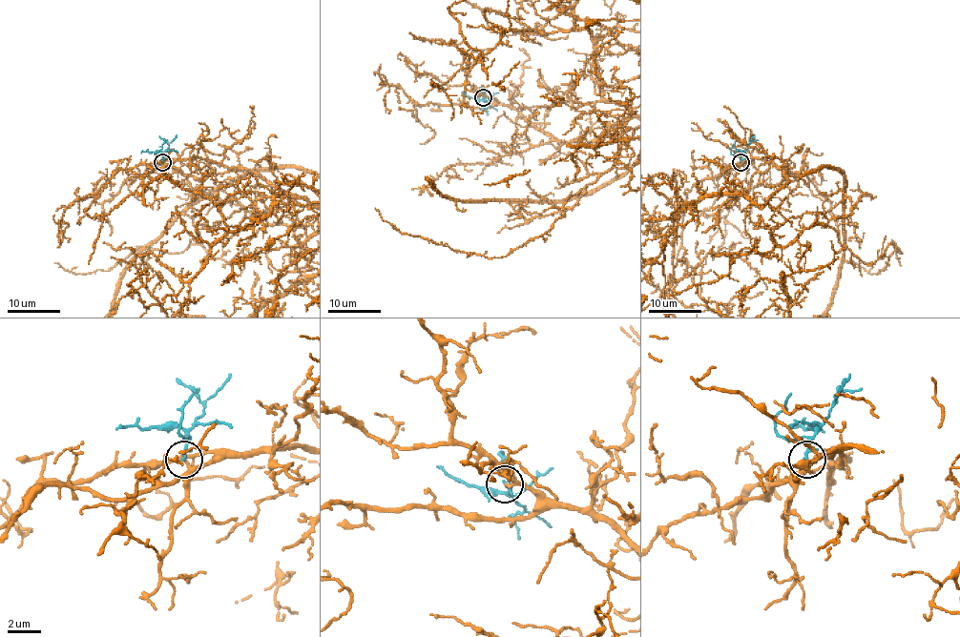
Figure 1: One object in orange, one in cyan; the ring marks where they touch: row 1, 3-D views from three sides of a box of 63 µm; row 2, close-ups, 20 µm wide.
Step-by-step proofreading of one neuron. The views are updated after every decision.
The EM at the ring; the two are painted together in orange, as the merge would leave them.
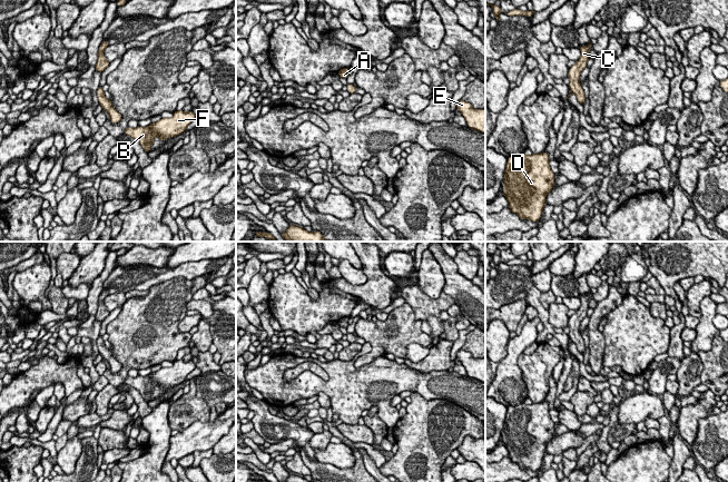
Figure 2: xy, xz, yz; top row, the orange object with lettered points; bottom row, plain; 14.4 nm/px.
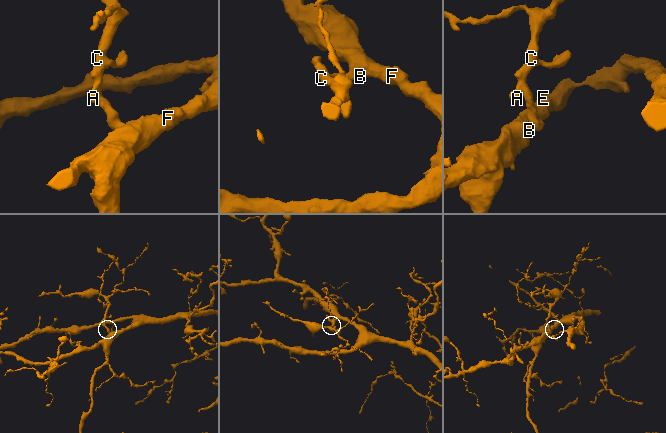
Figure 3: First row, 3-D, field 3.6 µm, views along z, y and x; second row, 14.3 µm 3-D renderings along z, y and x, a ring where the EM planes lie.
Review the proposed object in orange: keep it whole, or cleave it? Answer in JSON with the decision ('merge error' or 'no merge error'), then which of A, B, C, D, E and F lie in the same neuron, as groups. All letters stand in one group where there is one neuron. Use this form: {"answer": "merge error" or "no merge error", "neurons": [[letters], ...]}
{"answer": "no merge error", "neurons": [["A", "B", "C", "D", "E", "F"]]}

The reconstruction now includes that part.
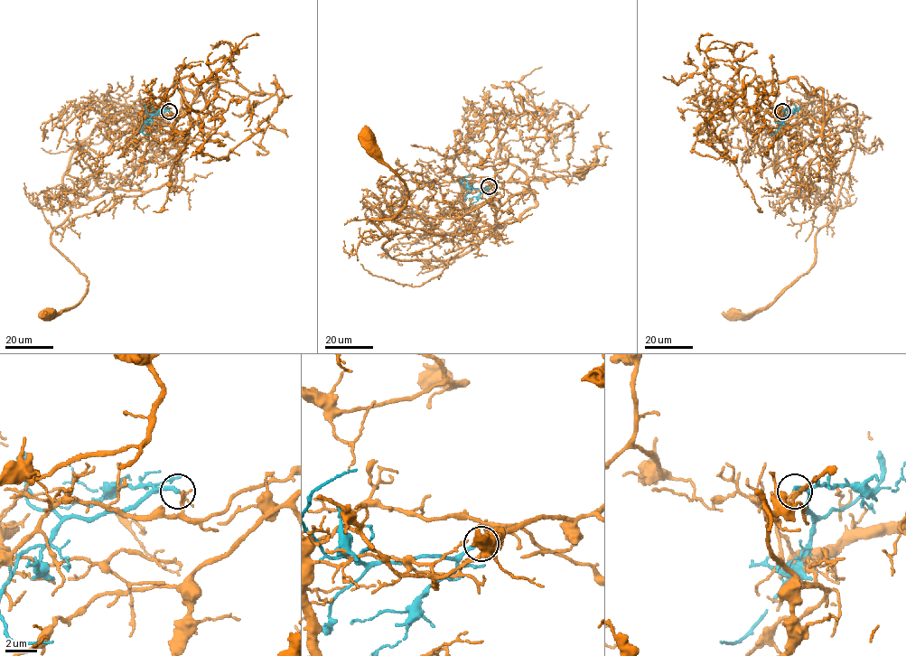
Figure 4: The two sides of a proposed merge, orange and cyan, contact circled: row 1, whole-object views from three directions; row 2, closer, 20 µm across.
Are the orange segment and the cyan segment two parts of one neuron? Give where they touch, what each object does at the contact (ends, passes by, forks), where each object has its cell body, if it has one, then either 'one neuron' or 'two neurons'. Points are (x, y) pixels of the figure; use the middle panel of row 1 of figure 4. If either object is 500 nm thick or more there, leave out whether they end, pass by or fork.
(489, 186) | orange ends | cyan ends | orange (367, 135) | cyan none | two neurons

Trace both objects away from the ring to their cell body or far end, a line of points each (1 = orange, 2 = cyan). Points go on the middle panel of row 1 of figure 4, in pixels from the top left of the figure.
1: (489, 186), (462, 187), (494, 229), (472, 248), (394, 258), (370, 219), (407, 189), (368, 135)
2: (489, 186), (466, 189), (462, 181), (470, 174)

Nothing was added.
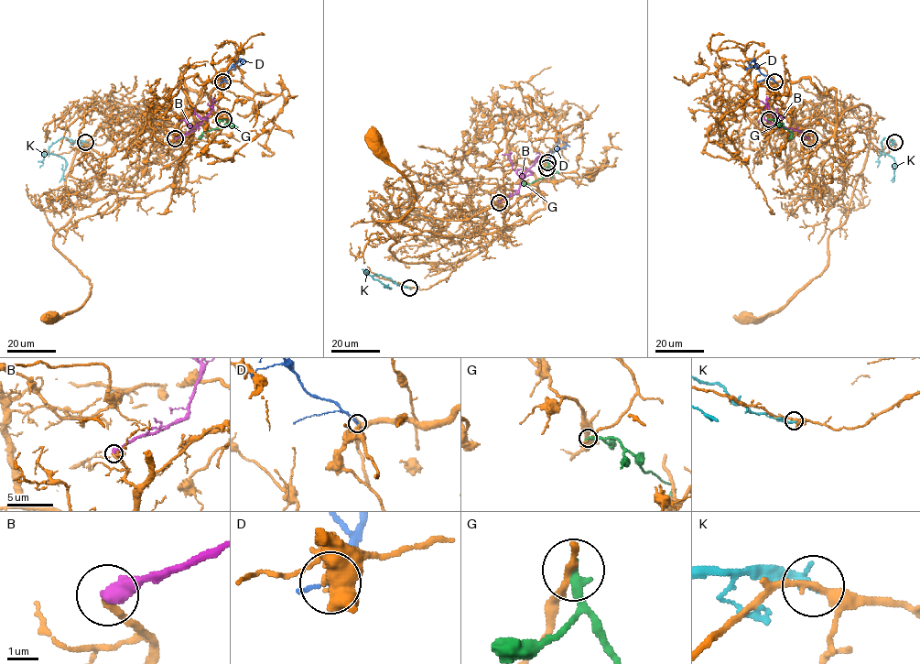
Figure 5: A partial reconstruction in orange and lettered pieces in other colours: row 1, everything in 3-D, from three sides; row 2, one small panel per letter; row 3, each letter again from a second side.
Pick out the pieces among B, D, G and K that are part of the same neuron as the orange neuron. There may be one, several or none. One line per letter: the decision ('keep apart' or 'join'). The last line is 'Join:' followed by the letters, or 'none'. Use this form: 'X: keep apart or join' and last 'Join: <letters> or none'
B: join
D: keep apart
G: keep apart
K: keep apart
Join: B

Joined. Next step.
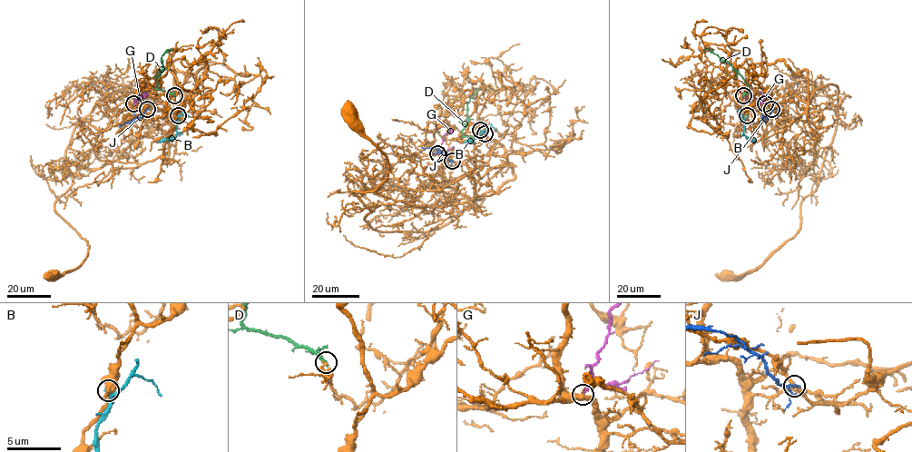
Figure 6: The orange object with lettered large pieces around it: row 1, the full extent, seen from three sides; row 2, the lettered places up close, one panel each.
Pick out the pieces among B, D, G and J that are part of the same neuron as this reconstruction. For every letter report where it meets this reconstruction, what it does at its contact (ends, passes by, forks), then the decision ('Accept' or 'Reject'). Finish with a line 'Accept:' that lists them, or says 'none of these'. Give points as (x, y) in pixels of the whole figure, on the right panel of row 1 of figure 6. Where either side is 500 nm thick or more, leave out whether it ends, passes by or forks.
B: Touches orange at (747, 115). It ends there. Reject
D: Touches orange at (743, 95). It ends there. Reject
G: Touches orange at (765, 103). It ends there. Reject
J: Touches orange at (771, 109). It ends there. Reject
Accept: none of these

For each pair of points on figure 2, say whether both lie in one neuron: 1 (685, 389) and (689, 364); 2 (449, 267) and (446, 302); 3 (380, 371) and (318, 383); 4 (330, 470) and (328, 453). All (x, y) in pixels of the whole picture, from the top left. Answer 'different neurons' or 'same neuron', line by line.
1: same neuron
2: different neurons
3: same neuron
4: different neurons

